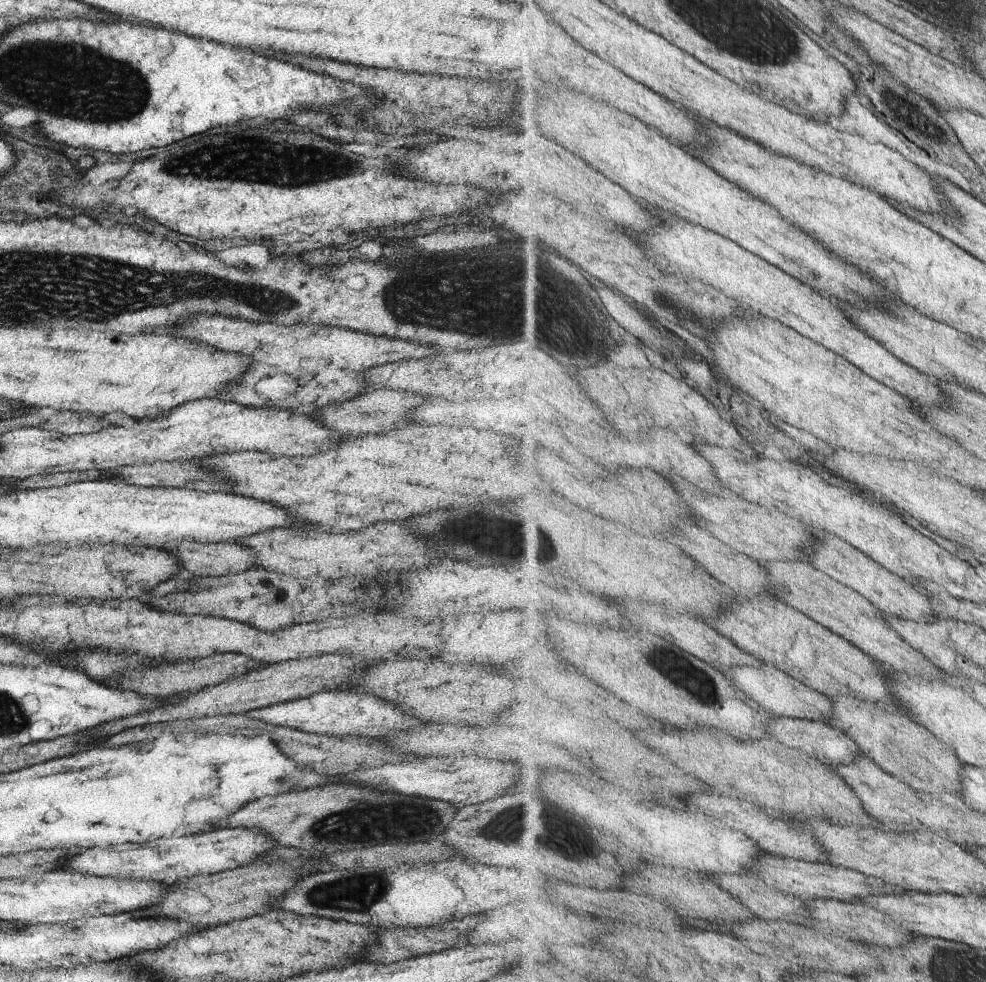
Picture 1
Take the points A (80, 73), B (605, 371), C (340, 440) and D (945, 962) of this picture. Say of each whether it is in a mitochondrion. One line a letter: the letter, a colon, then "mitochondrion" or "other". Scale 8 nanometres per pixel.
A: mitochondrion
B: other
C: other
D: mitochondrion

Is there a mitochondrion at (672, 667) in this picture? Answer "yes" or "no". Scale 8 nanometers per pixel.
yes

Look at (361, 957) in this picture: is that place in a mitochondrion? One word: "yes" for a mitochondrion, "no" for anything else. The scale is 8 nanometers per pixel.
no

